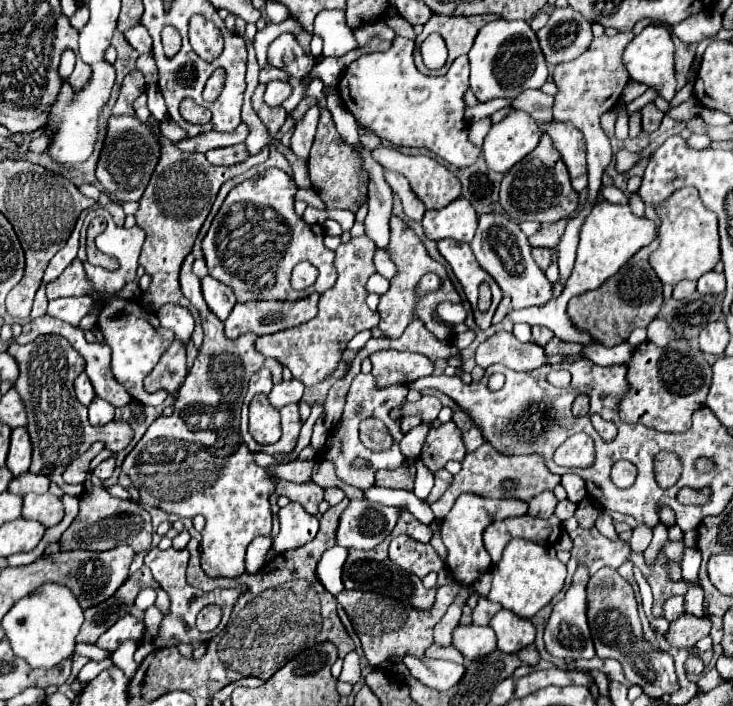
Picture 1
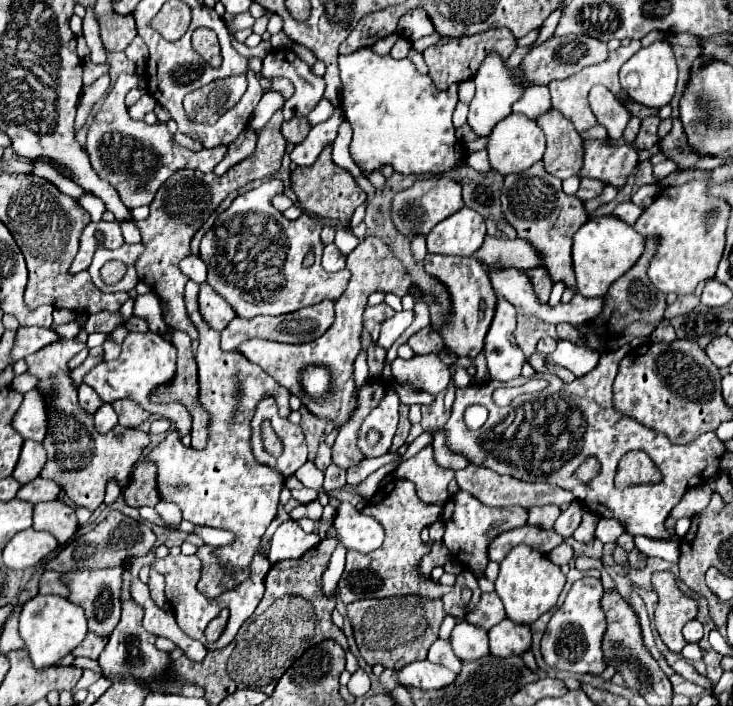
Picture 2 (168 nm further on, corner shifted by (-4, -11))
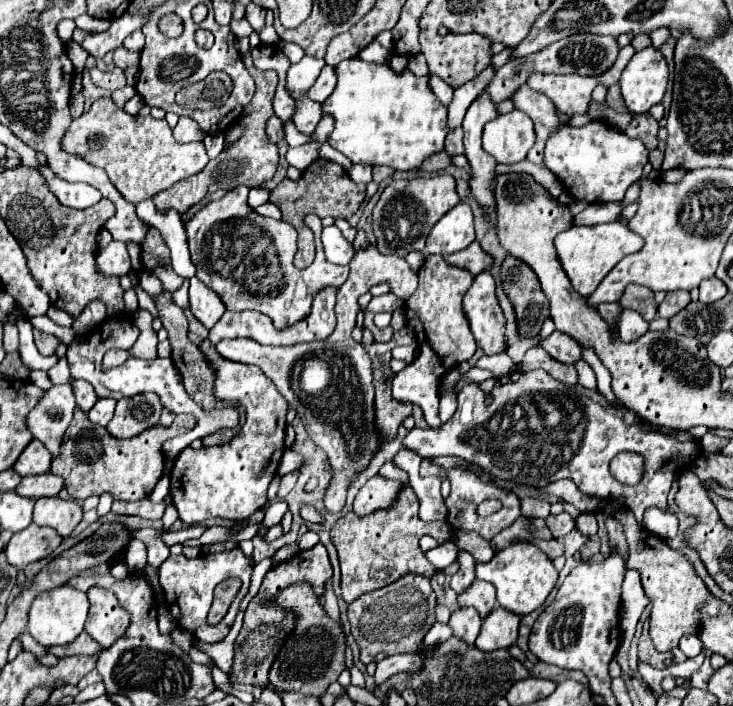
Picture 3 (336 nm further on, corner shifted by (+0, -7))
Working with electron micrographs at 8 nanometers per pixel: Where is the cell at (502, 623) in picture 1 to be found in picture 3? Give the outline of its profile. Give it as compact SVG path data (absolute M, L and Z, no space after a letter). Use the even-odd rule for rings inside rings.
M495 608L481 624L481 632L475 640L475 646L483 652L509 648L517 640L517 628L519 628L519 616L505 610Z

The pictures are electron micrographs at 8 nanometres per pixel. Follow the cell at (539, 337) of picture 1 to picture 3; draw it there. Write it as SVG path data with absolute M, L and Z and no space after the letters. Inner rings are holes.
M555 330L547 340L543 340L541 344L555 360L563 362L563 364L577 364L581 360L581 346L571 338L567 336L565 332L559 332Z

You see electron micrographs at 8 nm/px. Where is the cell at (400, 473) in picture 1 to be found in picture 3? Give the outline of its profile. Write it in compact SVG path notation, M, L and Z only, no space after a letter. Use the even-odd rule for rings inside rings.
M409 486L403 488L395 508L387 512L373 512L371 516L357 518L353 512L341 516L331 528L331 540L339 552L341 562L341 590L343 600L353 602L355 598L379 590L407 572L415 572L431 578L435 568L419 548L419 538L425 534L436 534L440 544L449 540L451 527L443 522L423 522L417 516L419 500Z

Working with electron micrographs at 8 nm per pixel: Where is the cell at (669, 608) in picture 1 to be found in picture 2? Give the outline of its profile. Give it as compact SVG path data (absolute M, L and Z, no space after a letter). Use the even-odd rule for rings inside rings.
M655 572L653 590L659 594L655 626L667 648L673 652L681 652L679 646L685 646L681 628L687 624L687 620L695 618L697 602L677 588L677 582L671 572Z

